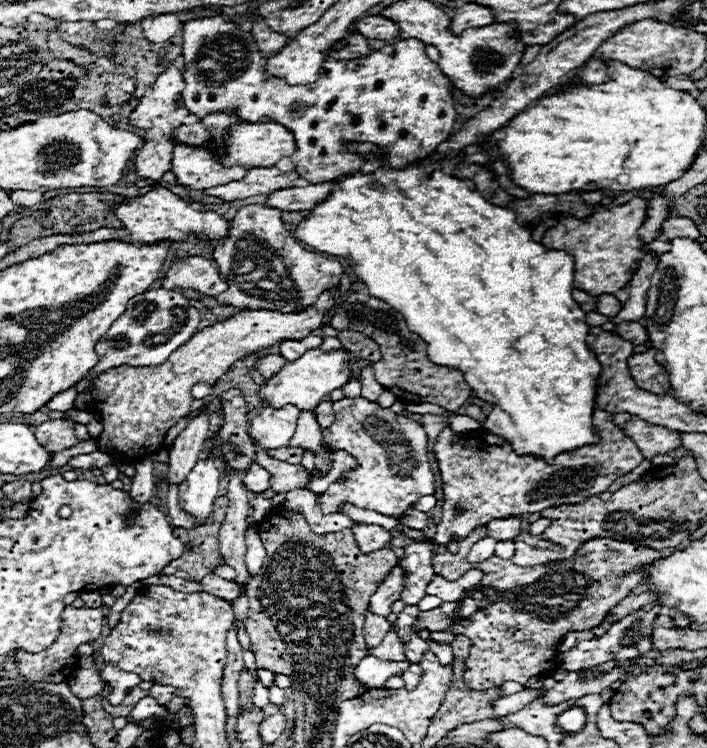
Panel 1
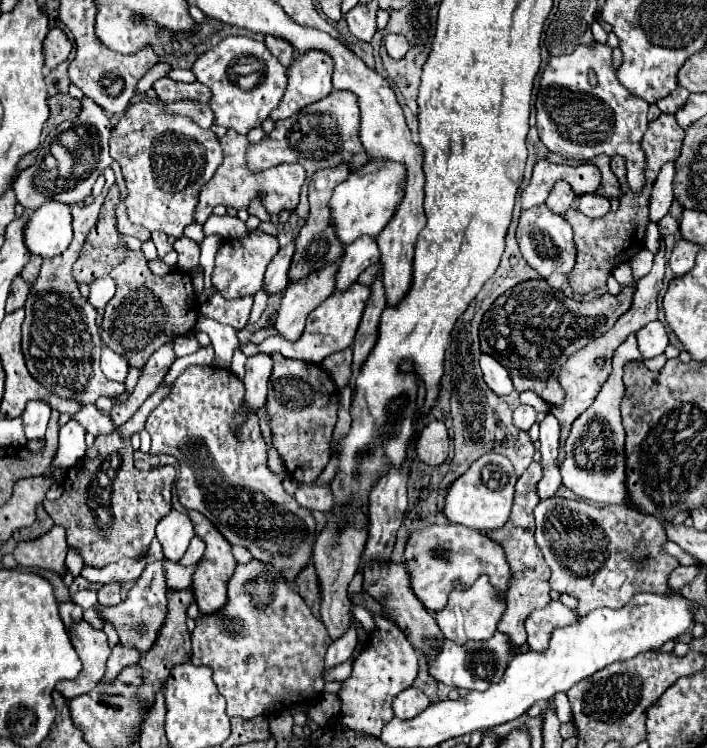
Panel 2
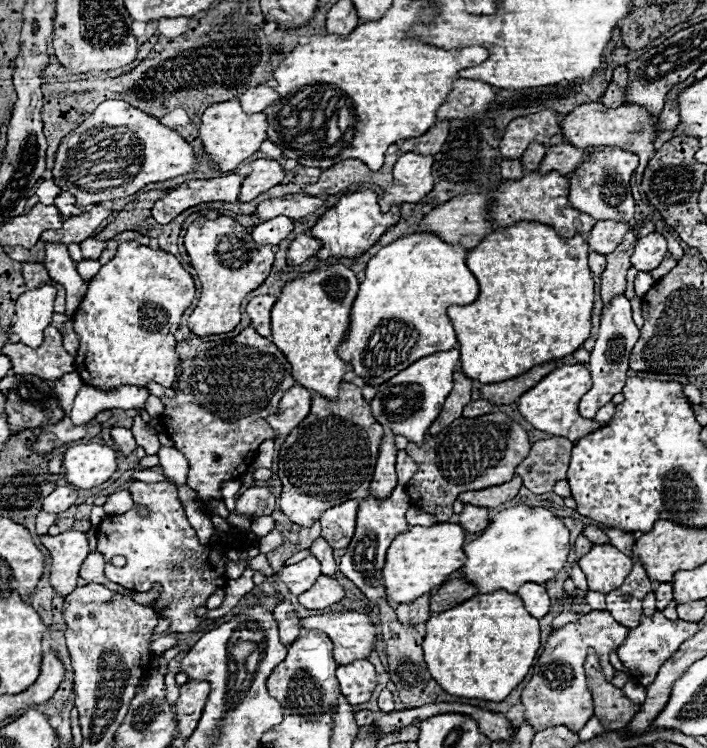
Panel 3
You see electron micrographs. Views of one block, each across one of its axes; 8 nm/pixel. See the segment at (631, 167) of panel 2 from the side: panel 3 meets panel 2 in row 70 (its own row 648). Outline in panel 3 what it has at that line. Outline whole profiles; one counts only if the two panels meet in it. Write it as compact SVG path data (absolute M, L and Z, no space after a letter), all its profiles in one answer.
M592 610L582 616L580 622L570 622L558 630L554 630L538 658L534 668L534 676L528 686L522 690L522 704L526 706L526 720L536 728L552 728L552 726L568 726L572 732L582 730L582 726L592 718L592 694L586 686L584 660L588 648L594 648L602 660L602 672L606 680L614 678L614 666L610 664L610 652L614 652L628 636L628 628L614 622L608 610Z

